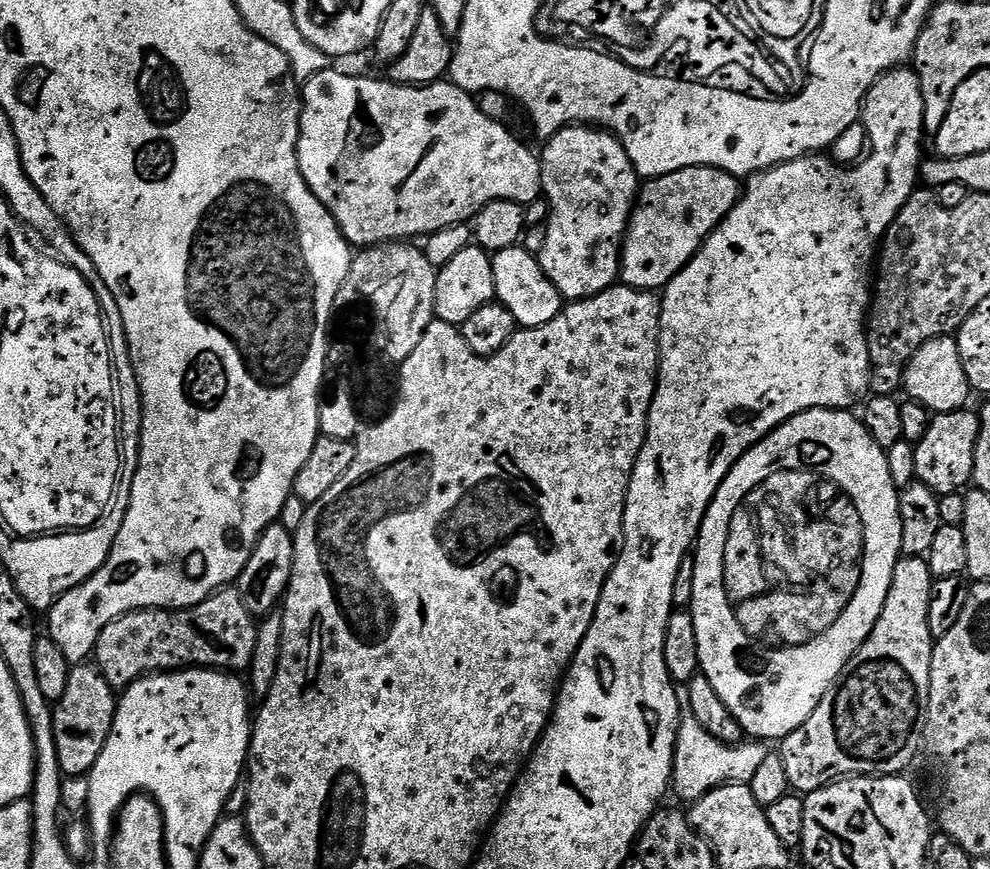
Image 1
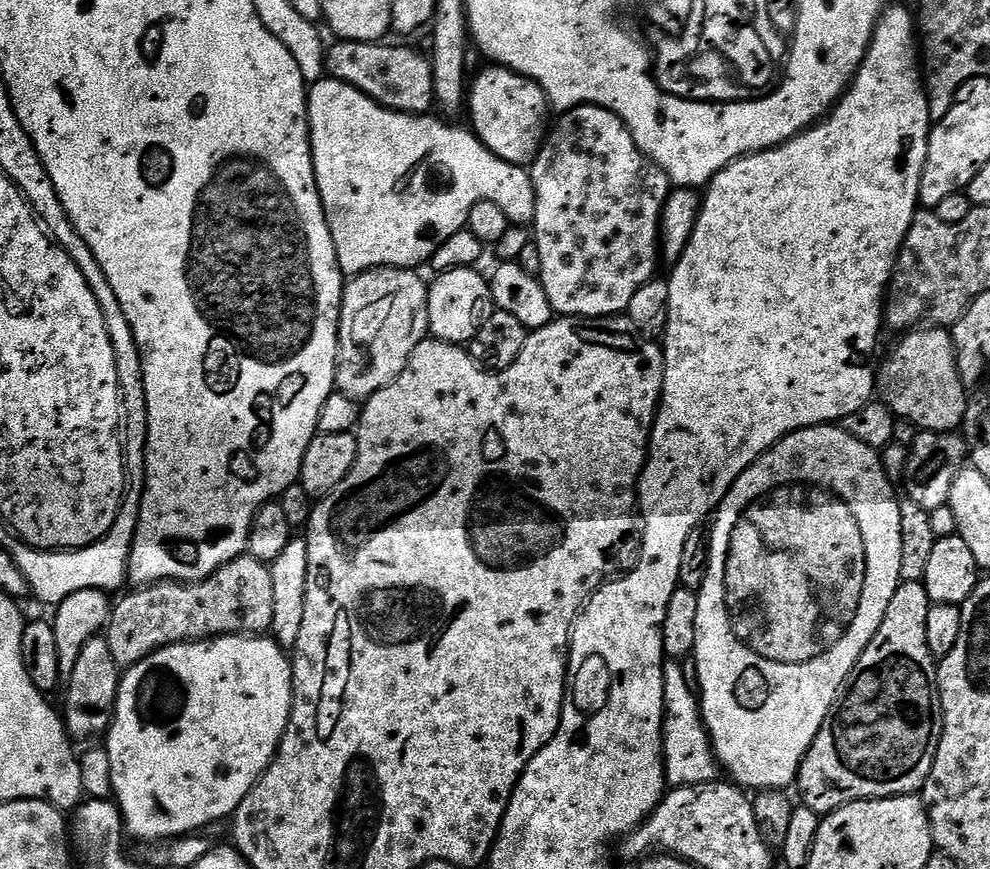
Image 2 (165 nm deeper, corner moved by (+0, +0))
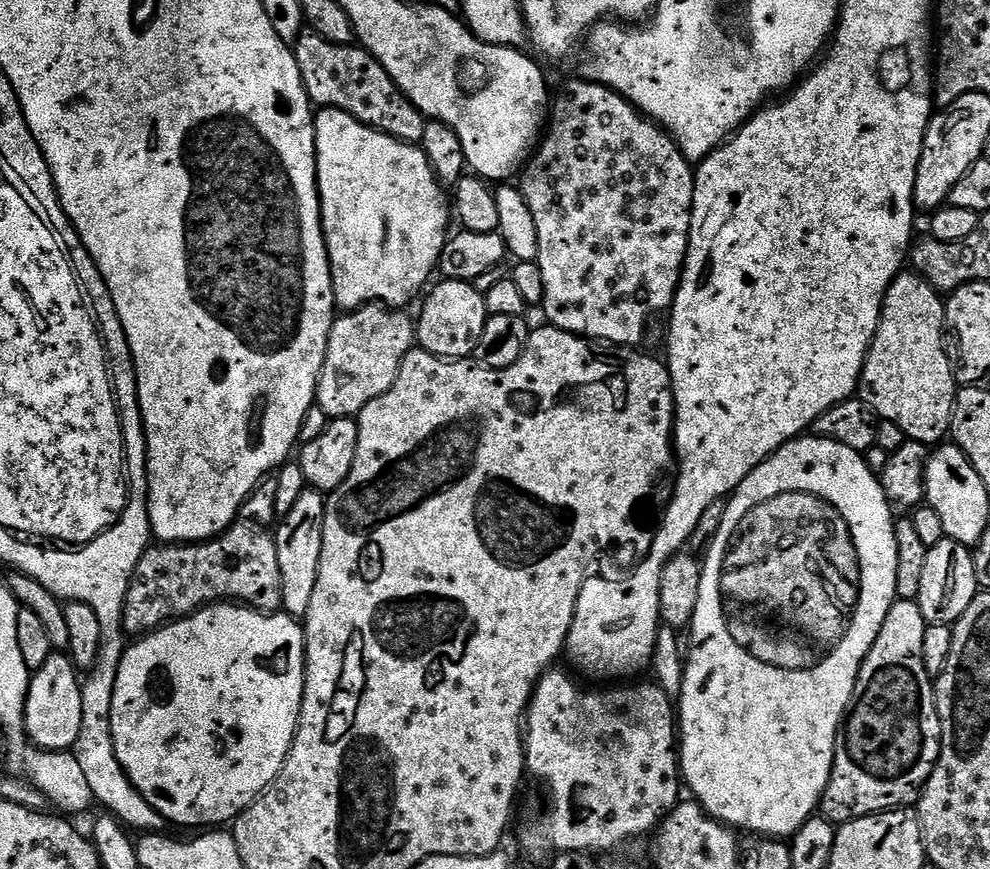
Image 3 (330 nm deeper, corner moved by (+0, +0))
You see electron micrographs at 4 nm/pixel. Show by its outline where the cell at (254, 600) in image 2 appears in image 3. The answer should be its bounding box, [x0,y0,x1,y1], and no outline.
[124,519,282,638]

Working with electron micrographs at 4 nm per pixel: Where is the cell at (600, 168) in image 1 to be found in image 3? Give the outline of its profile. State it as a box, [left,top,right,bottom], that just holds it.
[518,78,696,346]

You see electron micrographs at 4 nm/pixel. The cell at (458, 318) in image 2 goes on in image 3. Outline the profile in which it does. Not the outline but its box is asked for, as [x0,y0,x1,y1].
[416,279,490,360]

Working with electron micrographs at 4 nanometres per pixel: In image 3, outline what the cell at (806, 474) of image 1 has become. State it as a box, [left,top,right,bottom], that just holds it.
[678,434,898,838]

